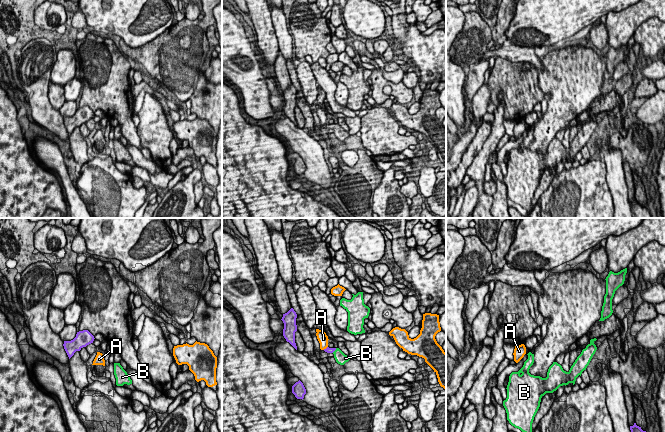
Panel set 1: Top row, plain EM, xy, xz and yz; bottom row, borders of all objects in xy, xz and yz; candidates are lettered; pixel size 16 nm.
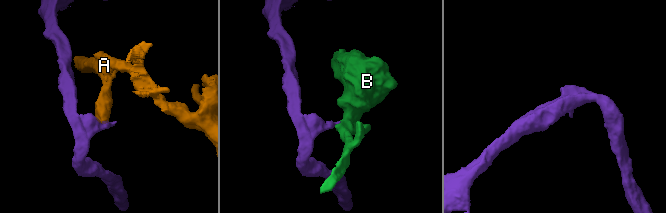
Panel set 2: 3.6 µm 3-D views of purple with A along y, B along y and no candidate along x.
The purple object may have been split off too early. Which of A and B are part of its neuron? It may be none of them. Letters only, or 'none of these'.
B

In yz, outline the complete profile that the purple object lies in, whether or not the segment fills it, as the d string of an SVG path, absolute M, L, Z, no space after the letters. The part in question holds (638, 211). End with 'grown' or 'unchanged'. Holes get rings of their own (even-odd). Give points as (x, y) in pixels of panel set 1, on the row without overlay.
M634 199L633 202L630 202L630 206L633 218L651 218L648 209L643 207L636 199Z | unchanged

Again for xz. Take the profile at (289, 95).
M291 84L287 89L283 90L281 96L284 99L284 114L297 126L297 122L295 119L295 108L297 107L296 94L297 90L294 85Z | unchanged

